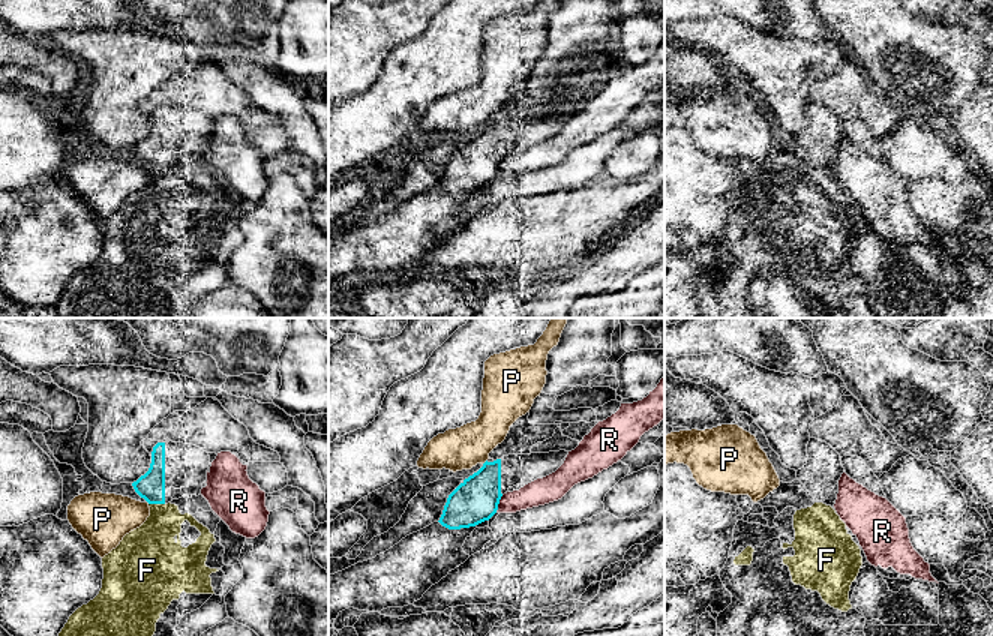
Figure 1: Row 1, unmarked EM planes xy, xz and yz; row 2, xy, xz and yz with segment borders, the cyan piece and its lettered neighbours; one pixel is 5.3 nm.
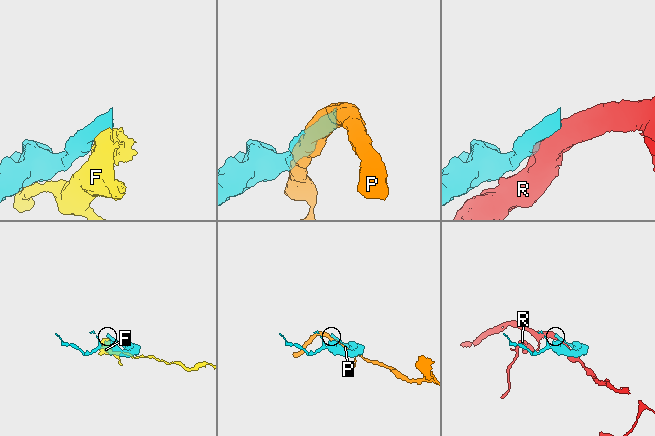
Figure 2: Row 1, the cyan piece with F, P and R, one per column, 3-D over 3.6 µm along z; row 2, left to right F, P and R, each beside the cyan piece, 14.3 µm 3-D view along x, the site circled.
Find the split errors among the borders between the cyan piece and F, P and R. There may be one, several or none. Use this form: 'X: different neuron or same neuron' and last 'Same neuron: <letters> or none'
F: different neuron
P: different neuron
R: different neuron
Same neuron: none

